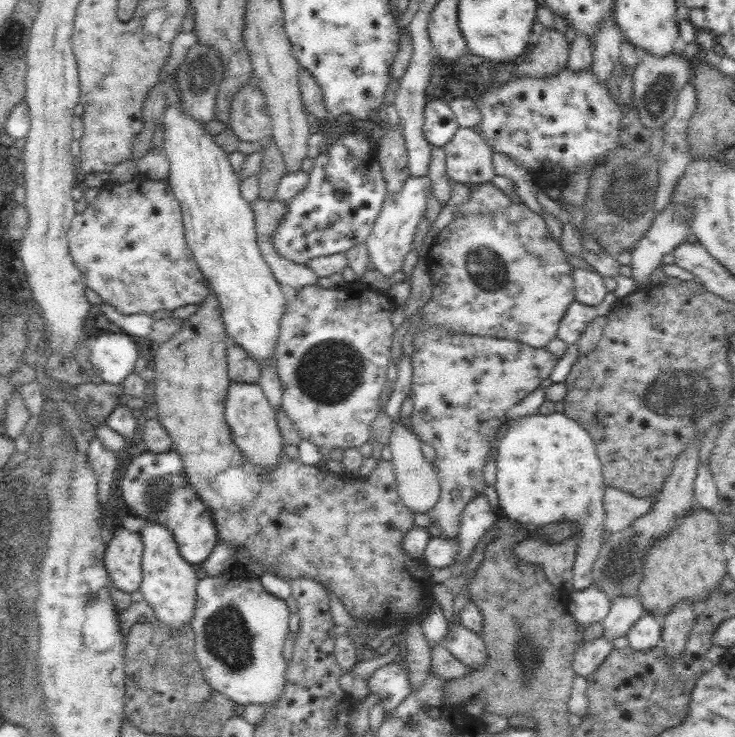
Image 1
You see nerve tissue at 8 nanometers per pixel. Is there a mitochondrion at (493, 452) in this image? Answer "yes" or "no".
no

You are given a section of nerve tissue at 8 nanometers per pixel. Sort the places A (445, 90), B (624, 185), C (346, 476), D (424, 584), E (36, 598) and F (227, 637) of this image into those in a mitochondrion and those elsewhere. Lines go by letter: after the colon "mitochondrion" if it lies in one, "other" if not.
A: other
B: mitochondrion
C: other
D: other
E: mitochondrion
F: mitochondrion

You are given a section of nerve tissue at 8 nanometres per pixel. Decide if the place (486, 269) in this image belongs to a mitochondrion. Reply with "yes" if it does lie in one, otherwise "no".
yes

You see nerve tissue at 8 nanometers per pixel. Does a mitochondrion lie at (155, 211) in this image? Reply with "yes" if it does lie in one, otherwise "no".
no

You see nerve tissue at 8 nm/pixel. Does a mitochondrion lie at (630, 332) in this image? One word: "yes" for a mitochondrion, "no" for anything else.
no

